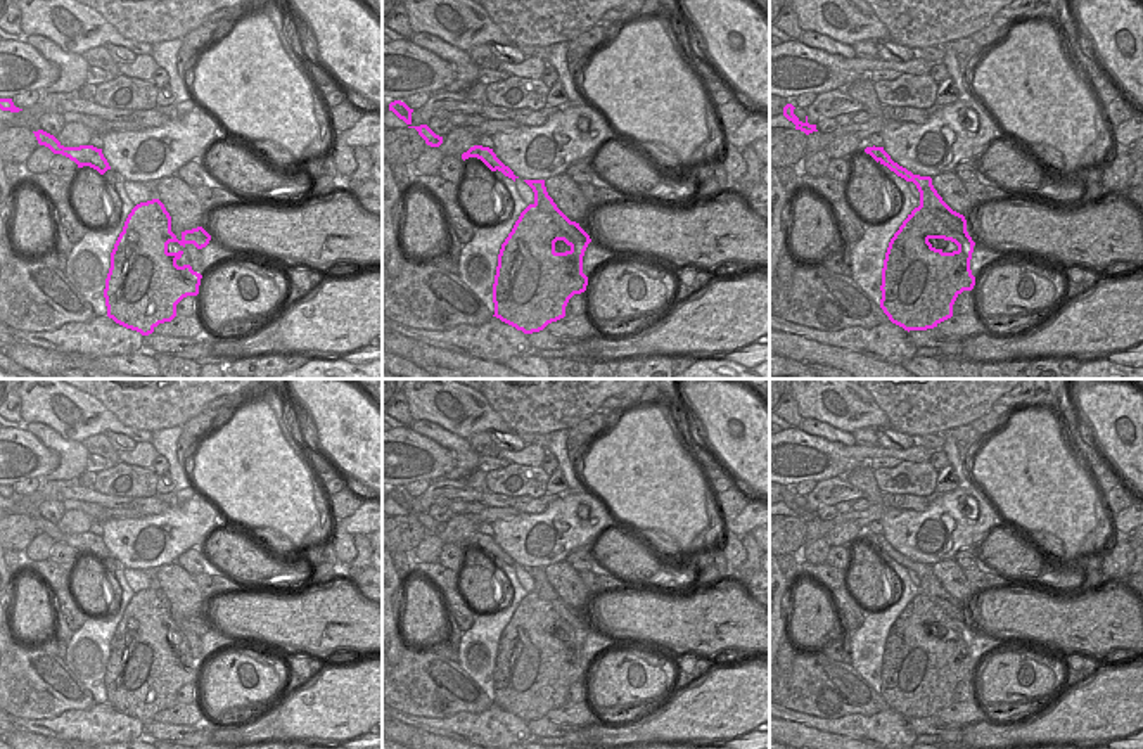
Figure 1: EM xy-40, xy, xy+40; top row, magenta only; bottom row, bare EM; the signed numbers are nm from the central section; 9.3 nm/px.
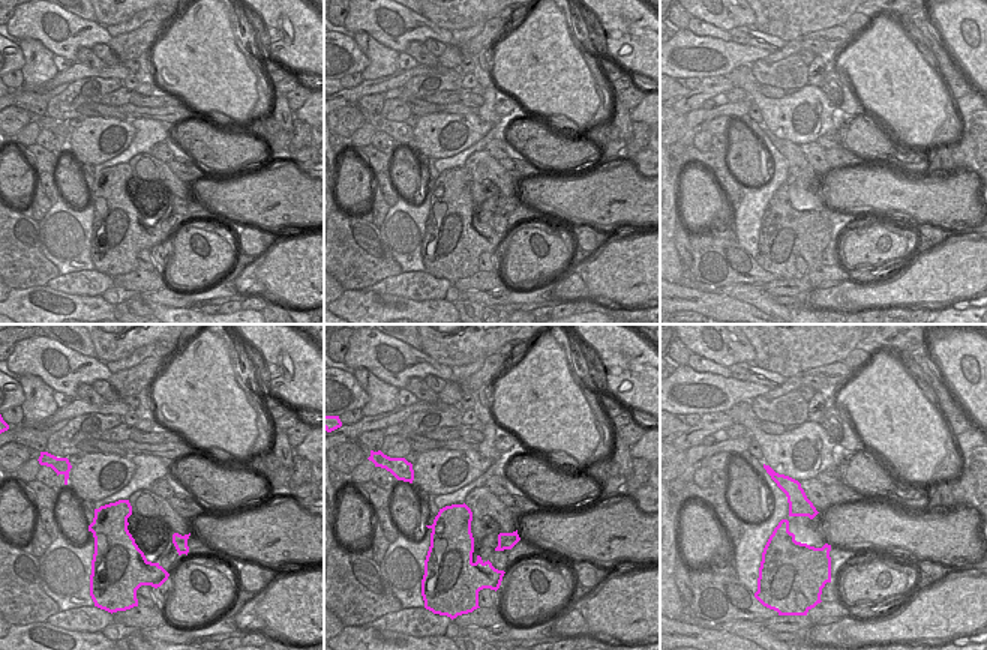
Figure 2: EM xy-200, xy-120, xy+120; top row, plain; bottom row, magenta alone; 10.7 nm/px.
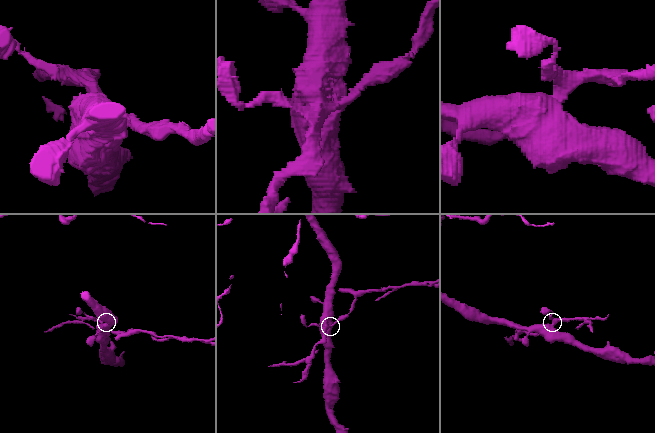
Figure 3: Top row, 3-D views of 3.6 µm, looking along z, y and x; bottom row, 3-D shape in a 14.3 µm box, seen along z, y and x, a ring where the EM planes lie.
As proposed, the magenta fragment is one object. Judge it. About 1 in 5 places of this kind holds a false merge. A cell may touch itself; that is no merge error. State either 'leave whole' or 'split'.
split

